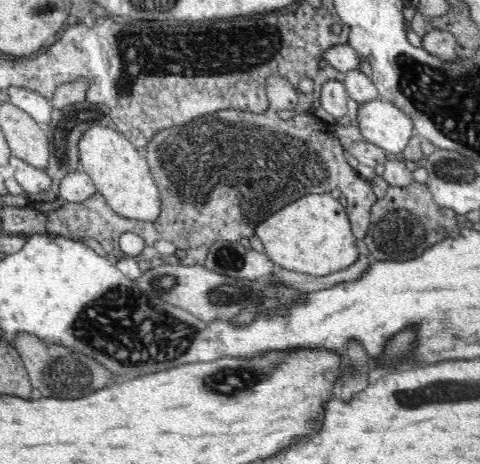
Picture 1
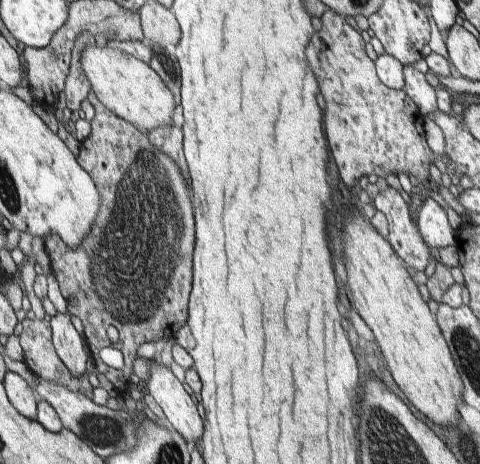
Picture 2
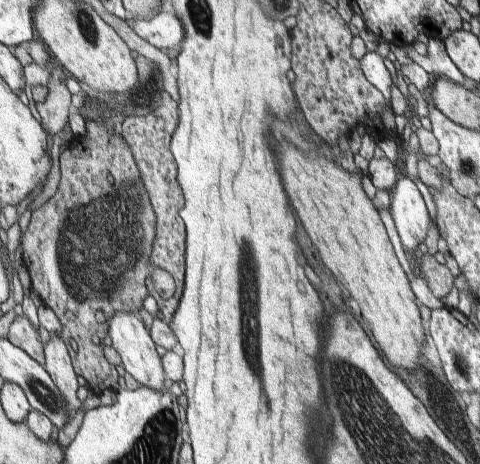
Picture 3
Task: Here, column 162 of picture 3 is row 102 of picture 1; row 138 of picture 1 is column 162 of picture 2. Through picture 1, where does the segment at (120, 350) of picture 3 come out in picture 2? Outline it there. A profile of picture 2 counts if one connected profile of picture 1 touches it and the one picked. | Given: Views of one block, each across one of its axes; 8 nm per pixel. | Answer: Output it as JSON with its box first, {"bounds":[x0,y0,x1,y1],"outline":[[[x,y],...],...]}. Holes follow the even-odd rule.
{"bounds":[143,364,205,446],"outline":[[[163,364],[151,366],[143,392],[151,394],[151,398],[163,410],[167,426],[179,432],[187,444],[193,446],[195,442],[203,440],[205,422],[201,422],[195,402],[185,392],[181,382],[171,374],[171,370],[167,370]]]}

